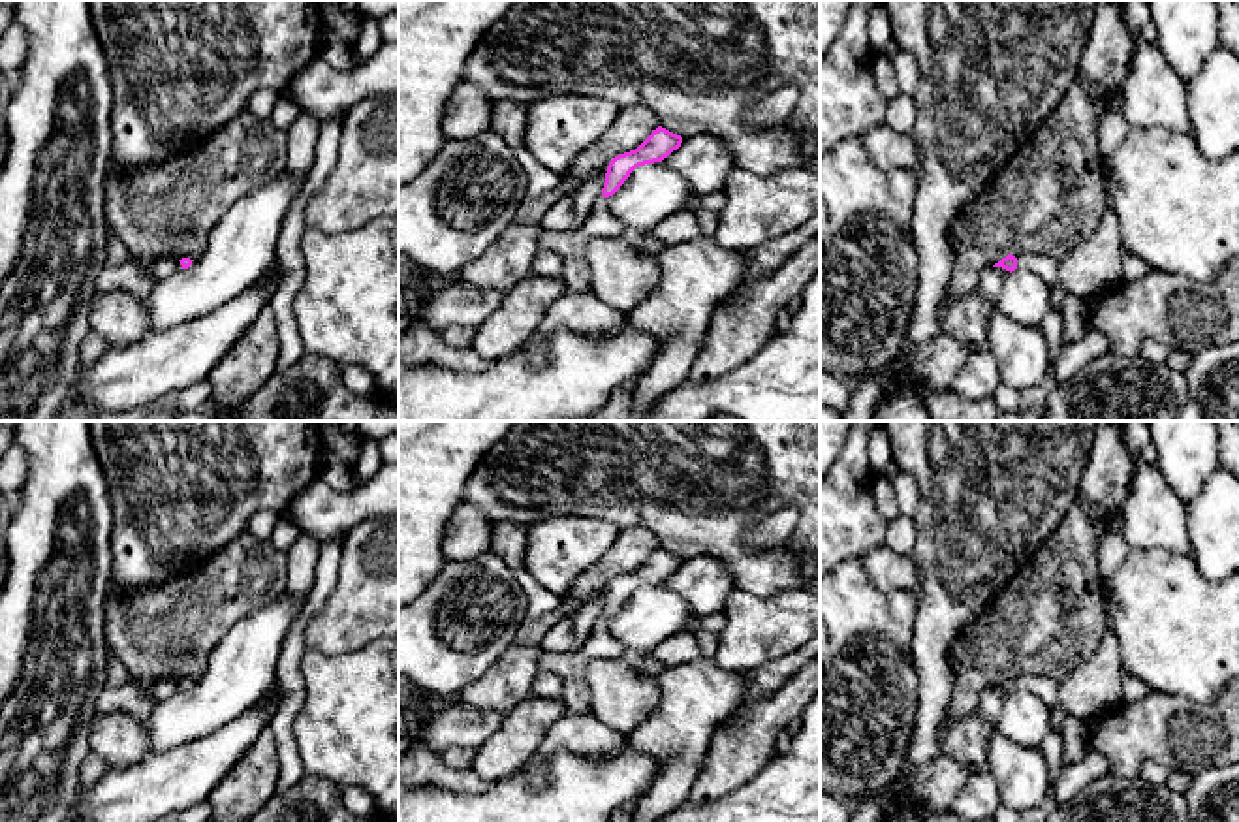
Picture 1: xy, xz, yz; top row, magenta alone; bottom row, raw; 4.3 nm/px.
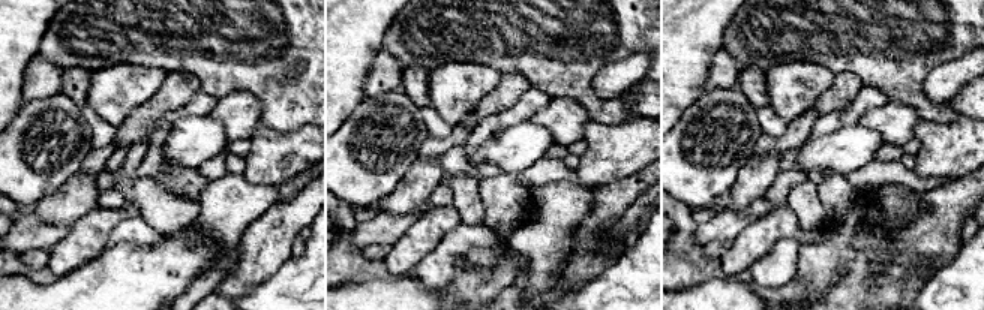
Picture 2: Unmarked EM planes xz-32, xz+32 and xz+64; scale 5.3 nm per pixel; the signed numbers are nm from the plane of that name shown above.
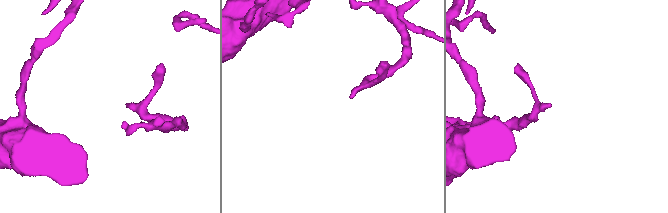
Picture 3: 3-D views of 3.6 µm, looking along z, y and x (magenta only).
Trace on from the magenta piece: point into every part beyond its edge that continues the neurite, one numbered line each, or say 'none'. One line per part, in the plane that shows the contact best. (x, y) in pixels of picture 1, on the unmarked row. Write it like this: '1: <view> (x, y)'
1: yz (1044, 687)

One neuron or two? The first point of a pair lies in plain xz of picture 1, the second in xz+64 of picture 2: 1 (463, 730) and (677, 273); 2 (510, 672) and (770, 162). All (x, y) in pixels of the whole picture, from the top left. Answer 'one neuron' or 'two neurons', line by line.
1: two neurons
2: one neuron

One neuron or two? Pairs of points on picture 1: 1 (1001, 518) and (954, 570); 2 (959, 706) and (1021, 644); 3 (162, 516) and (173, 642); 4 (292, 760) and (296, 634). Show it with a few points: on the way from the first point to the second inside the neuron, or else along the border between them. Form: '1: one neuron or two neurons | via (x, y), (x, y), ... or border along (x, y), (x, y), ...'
1: one neuron | via (988, 531), (963, 557)
2: one neuron | via (967, 689), (1004, 651)
3: two neurons | border along (207, 559), (164, 582), (143, 584), (125, 591)
4: one neuron | via (286, 728), (286, 711), (292, 704), (292, 666)

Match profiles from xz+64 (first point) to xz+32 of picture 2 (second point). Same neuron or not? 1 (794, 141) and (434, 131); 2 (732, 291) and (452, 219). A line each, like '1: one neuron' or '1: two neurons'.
1: two neurons
2: two neurons

